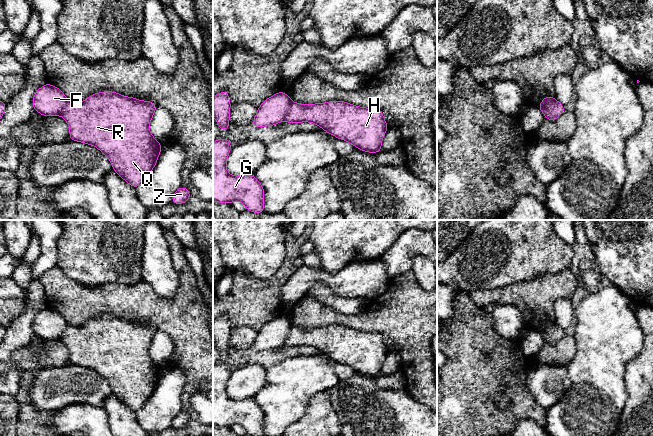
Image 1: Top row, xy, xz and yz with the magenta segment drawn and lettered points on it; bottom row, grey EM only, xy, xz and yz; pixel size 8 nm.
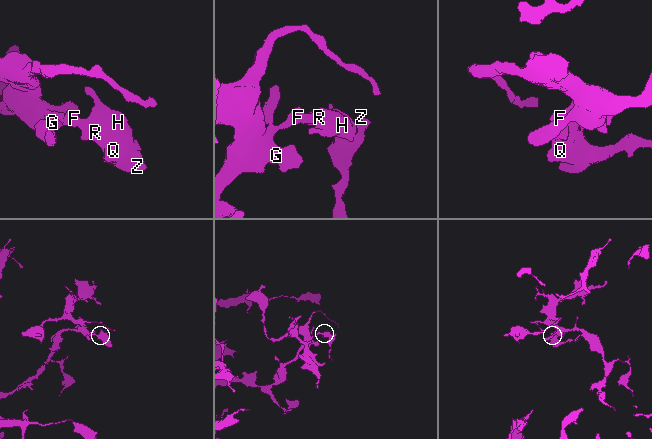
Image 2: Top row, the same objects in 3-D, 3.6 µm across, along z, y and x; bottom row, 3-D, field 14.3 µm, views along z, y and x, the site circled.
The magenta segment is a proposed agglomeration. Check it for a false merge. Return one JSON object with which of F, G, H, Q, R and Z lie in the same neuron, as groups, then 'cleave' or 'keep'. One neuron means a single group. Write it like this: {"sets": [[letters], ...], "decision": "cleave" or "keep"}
{"sets": [["F", "G"], ["H", "Q", "R", "Z"]], "decision": "cleave"}

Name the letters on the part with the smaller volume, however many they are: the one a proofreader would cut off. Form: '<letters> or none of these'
H, Q, R, Z

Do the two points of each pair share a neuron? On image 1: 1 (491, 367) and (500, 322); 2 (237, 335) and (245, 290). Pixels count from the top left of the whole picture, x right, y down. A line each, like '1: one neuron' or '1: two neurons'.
1: two neurons
2: two neurons

